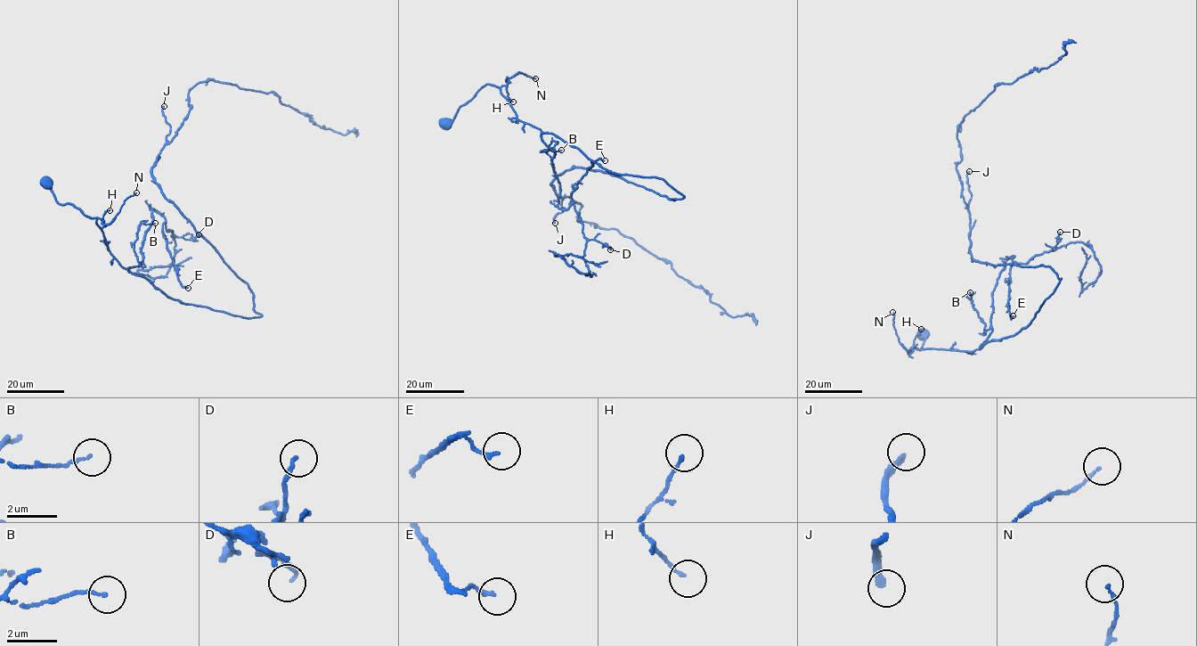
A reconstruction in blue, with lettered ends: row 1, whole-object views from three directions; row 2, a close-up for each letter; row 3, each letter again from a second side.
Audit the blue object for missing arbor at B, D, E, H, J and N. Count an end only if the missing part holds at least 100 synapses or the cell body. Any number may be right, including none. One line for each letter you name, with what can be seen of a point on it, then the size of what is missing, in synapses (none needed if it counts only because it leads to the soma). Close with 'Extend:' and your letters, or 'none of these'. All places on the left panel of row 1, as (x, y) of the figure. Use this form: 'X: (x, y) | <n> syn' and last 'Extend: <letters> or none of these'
J: (164, 106) | 110 syn
Extend: J

